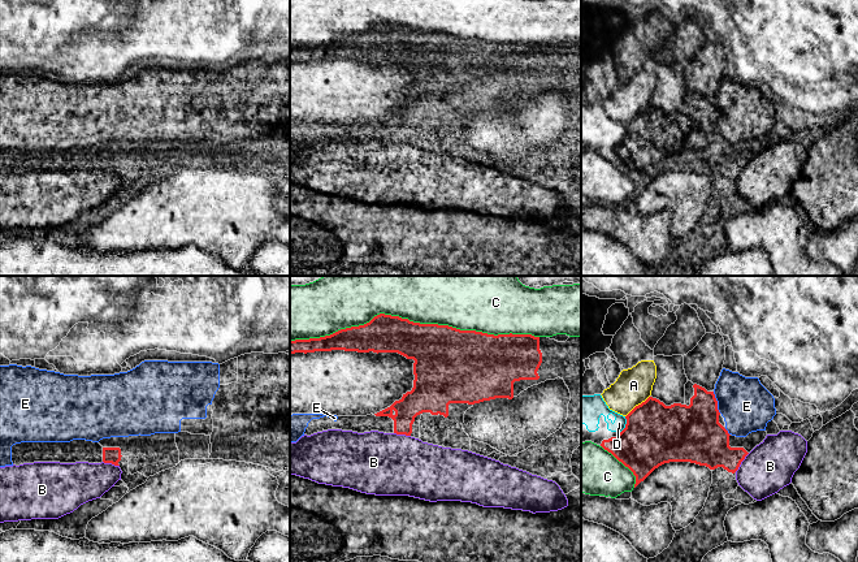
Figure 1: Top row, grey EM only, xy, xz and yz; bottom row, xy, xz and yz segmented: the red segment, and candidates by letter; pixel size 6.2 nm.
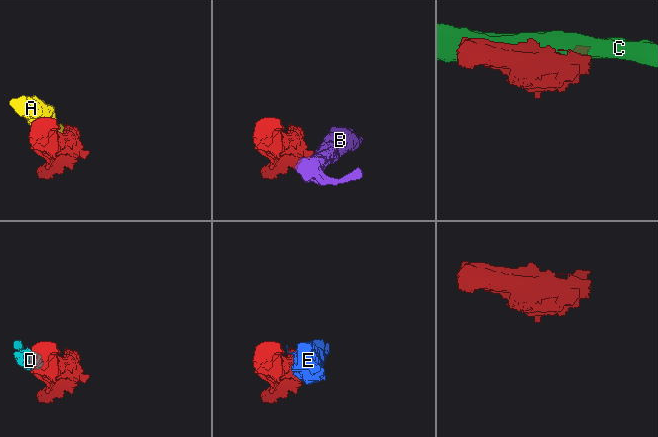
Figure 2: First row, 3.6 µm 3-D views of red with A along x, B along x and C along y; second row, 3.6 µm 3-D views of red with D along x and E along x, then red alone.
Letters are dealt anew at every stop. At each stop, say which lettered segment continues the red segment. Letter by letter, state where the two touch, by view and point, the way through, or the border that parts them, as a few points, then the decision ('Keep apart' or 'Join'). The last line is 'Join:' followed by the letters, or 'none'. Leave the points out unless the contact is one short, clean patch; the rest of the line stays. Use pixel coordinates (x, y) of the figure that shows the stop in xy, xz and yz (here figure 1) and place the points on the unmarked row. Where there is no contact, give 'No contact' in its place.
A: Touches red at yz (638, 113). Keep apart
B: Touches red at yz (741, 169). Boundary: yz (749, 161), (735, 180). Keep apart
C: Touches red at xz (414, 31). Keep apart
D: Touches red at yz (625, 133). Keep apart
E: Touches red at yz (716, 111). Keep apart
Join: none

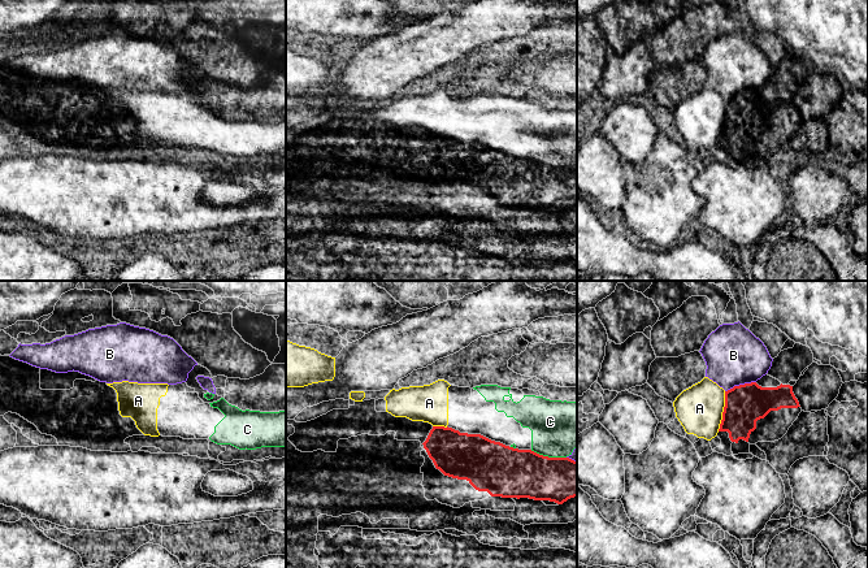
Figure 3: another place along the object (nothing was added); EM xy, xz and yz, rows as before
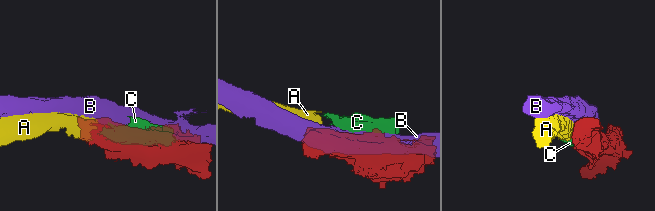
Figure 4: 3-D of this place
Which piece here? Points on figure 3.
A: Touches red at yz (724, 120). Boundary: yz (725, 100), (725, 115), (717, 139). Keep apart
B: Touches red at yz (740, 94). Keep apart
C: Touches red at xz (547, 165). Keep apart
Join: none

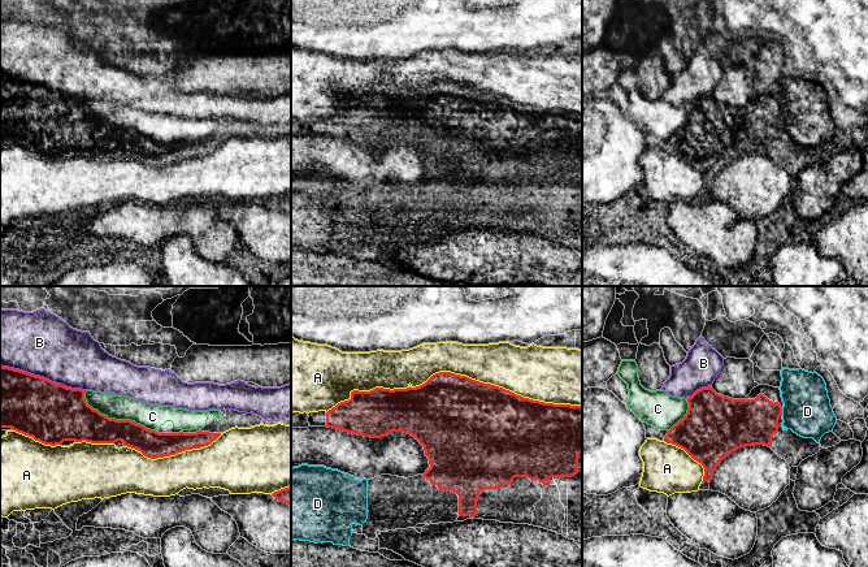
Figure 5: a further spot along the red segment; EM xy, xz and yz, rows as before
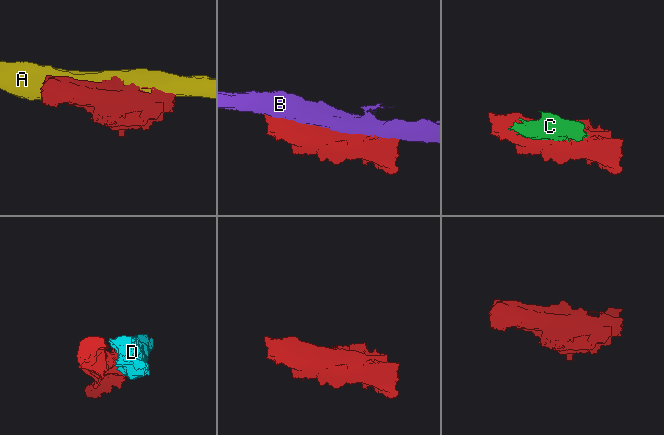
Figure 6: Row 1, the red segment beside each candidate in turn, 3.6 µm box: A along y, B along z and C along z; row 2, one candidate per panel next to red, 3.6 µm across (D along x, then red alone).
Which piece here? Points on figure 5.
A: Touches red at xz (497, 95). Keep apart
B: Touches red at xy (43, 86). Keep apart
C: Touches red at xy (114, 128). Keep apart
D: Touches red at yz (781, 120). Keep apart
Join: none

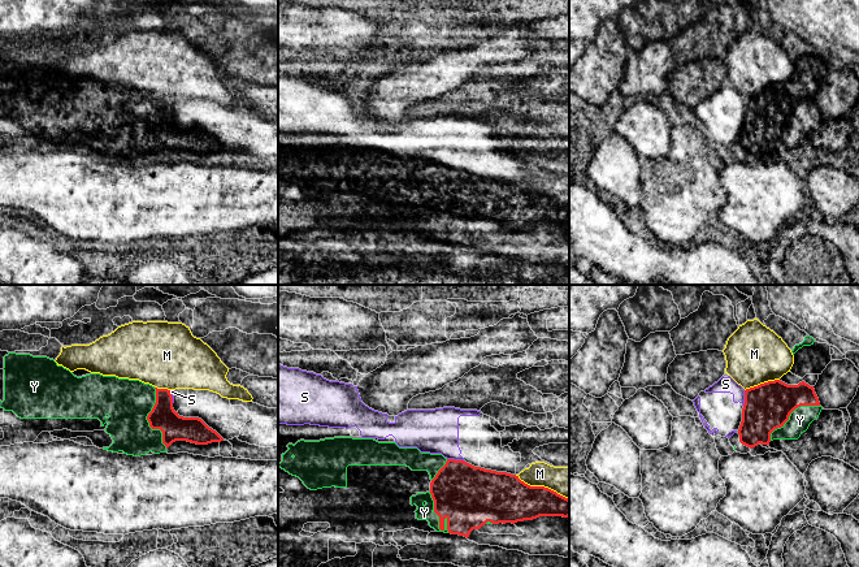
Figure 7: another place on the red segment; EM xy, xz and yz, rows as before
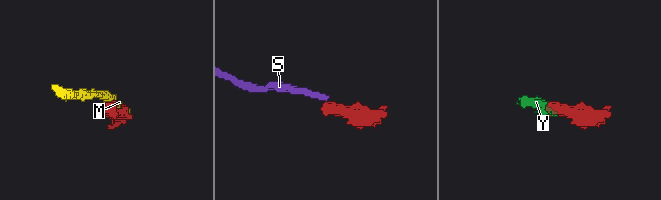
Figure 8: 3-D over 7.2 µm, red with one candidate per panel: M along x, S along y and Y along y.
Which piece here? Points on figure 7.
M: Touches red at xz (542, 195). Keep apart
S: Touches red at xz (456, 169). Boundary: xz (447, 167), (464, 171). Keep apart
Y: Touches red at xz (437, 223). Join
Join: Y

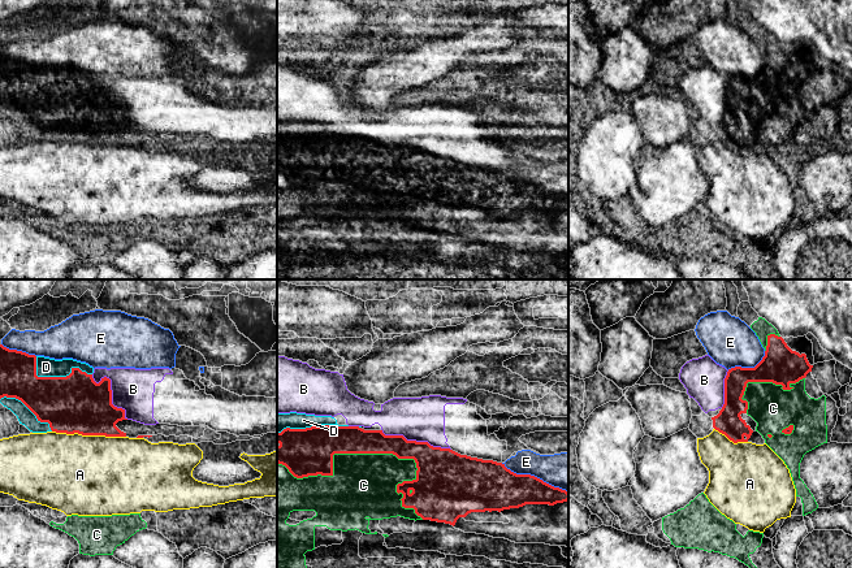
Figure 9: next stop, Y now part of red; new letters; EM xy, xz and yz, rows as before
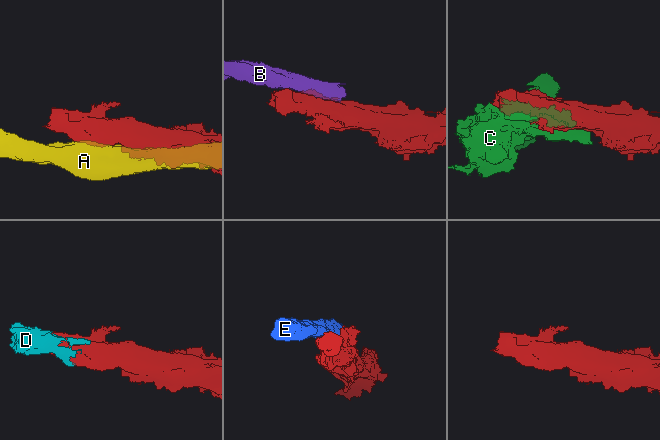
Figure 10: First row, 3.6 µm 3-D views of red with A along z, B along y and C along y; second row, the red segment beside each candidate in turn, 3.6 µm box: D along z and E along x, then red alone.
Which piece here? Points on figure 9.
A: Touches red at xy (89, 143). Keep apart
B: Touches red at xy (111, 100). Keep apart
C: Touches red at xz (377, 161). Keep apart
D: Touches red at xy (56, 86). Join
E: Touches red at xz (533, 185). Keep apart
Join: D

